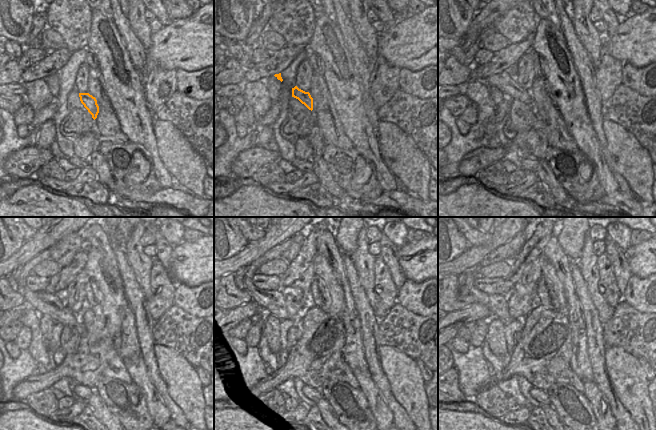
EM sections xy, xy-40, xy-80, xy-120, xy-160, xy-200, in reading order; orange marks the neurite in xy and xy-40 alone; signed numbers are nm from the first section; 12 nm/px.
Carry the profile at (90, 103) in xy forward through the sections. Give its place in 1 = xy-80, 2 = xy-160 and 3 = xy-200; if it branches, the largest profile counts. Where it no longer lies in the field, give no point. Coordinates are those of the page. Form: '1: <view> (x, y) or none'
1: xy-80 (503, 81)
2: xy-160 (272, 302)
3: xy-200 (497, 303)

